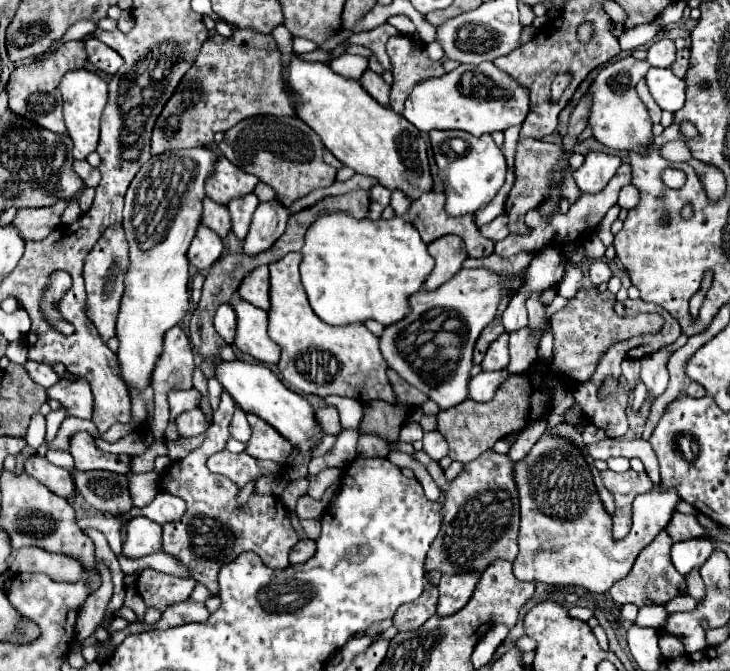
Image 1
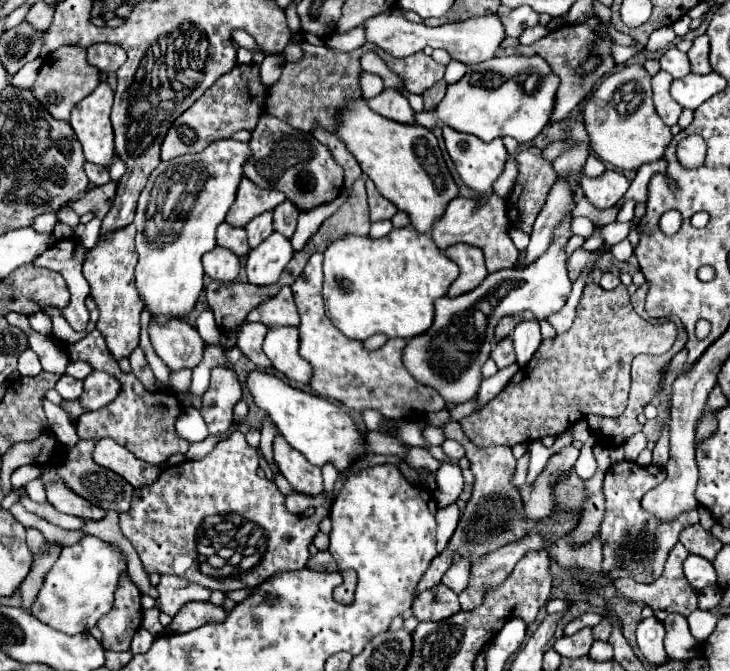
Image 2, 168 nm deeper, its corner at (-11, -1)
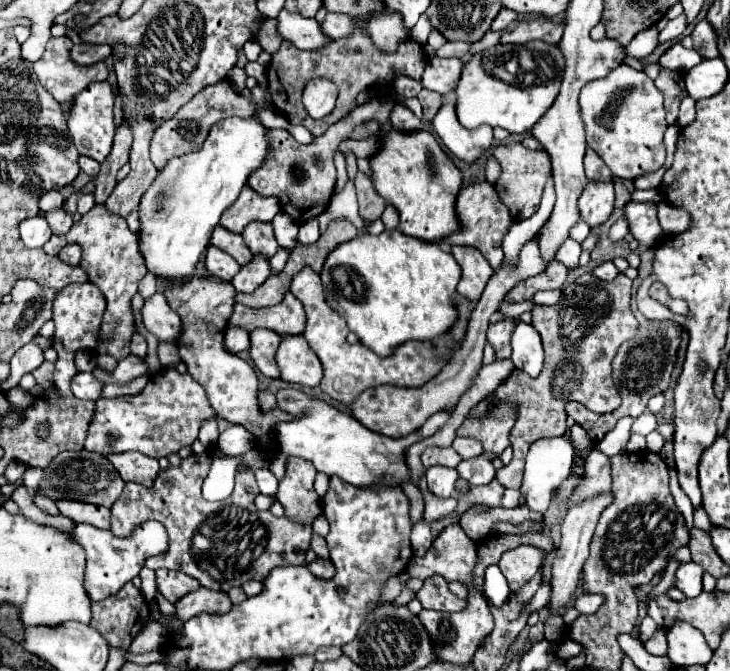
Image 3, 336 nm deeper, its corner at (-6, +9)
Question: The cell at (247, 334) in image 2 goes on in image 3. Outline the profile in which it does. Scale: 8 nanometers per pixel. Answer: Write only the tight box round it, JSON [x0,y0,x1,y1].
[250,330,282,378]

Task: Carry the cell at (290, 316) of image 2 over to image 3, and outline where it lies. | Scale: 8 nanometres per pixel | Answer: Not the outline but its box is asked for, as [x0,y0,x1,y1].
[228,292,306,334]

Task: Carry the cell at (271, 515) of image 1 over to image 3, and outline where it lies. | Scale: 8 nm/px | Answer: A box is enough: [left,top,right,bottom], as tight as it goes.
[112,456,312,592]

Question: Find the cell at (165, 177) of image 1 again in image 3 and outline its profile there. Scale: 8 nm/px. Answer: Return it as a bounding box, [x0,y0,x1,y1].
[140,118,270,278]

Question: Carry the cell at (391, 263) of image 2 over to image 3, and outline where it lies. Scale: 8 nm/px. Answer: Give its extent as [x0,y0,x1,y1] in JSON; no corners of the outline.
[320,230,460,356]

